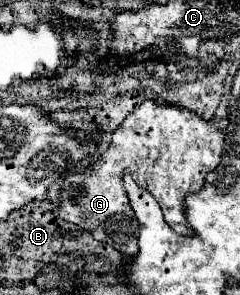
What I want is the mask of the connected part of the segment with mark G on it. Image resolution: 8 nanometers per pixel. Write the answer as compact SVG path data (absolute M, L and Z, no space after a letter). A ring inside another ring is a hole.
M144 101L138 109L134 109L124 121L122 125L112 133L112 141L108 145L108 149L98 157L94 163L88 165L80 165L76 167L68 179L60 181L60 217L64 221L72 221L74 225L82 227L84 231L92 233L94 239L102 241L102 243L110 243L114 249L118 249L124 257L132 259L136 255L136 241L138 241L138 219L130 207L128 197L126 197L126 189L124 189L122 175L124 169L130 169L130 175L134 177L134 181L138 183L138 187L150 191L162 213L166 223L180 235L188 237L192 235L192 227L186 219L186 211L184 211L184 197L188 193L198 193L204 187L206 175L218 167L220 157L224 151L224 133L218 131L214 127L214 123L208 123L204 119L200 119L196 113L186 111L182 107L176 105L166 105L162 101Z

